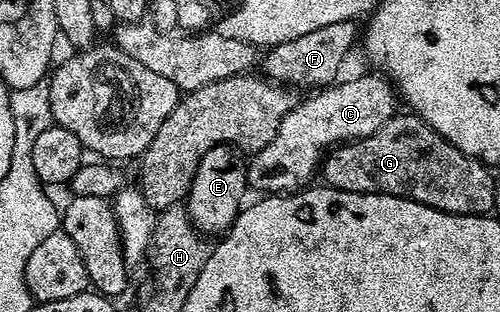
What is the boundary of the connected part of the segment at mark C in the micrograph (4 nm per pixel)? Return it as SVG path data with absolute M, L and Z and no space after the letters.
M375 74L376 76L360 76L357 80L348 80L343 84L343 82L337 82L331 86L321 87L319 90L313 91L316 92L313 94L309 100L301 99L297 103L296 107L290 110L290 114L286 114L286 118L282 118L282 126L278 126L278 134L274 134L274 142L270 142L270 146L266 146L263 150L258 153L255 153L247 161L246 167L248 169L248 183L253 189L257 188L257 193L260 194L291 194L293 192L301 191L313 183L312 175L317 175L318 169L321 167L322 161L326 153L349 141L349 140L361 140L367 136L373 136L376 131L379 130L382 126L386 126L392 120L392 117L397 115L398 108L396 108L396 100L398 104L398 93L391 80L383 74Z

